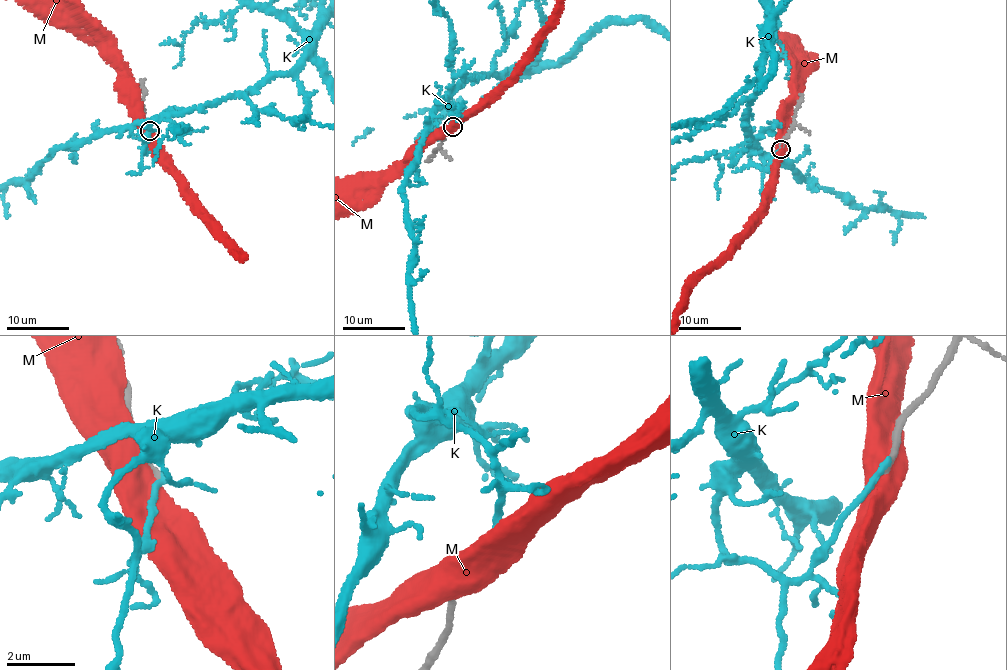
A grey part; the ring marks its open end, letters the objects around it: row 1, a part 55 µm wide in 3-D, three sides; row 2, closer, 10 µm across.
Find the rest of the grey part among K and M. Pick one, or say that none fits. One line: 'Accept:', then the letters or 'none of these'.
Accept: none of these

